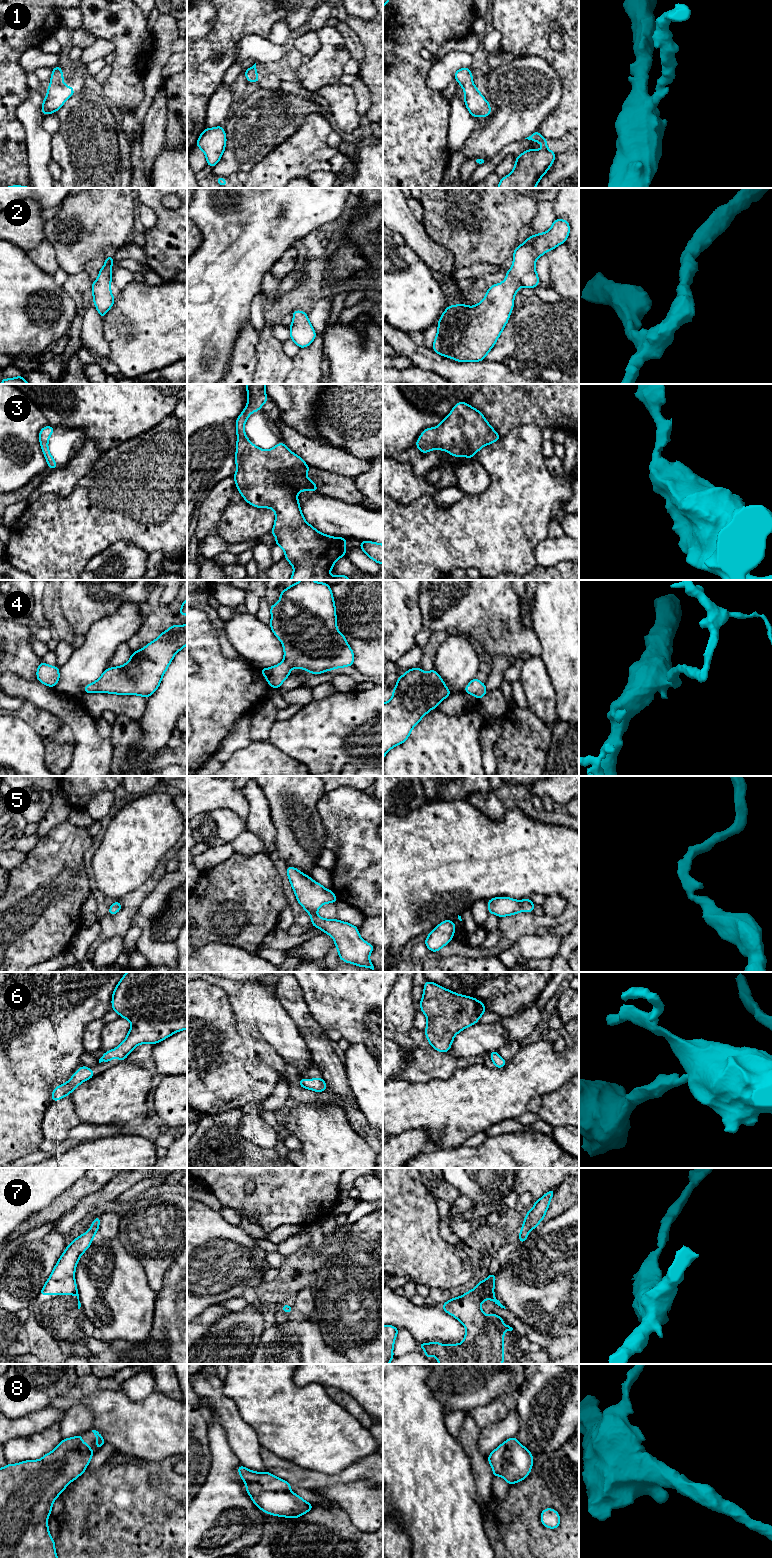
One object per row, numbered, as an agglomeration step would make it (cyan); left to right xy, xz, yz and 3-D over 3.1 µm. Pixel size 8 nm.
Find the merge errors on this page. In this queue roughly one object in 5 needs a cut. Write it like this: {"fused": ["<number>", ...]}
{"fused": []}

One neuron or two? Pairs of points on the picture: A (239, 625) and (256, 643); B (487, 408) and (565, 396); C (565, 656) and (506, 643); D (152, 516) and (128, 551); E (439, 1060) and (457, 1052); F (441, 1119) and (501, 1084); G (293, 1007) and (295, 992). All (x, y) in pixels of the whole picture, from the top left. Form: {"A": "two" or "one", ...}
{"A": "one", "B": "one", "C": "two", "D": "two", "E": "two", "F": "one", "G": "one"}

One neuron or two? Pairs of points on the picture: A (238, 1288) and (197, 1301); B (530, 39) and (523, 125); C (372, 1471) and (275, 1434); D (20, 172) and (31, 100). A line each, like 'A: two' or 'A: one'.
A: one
B: two
C: two
D: two

